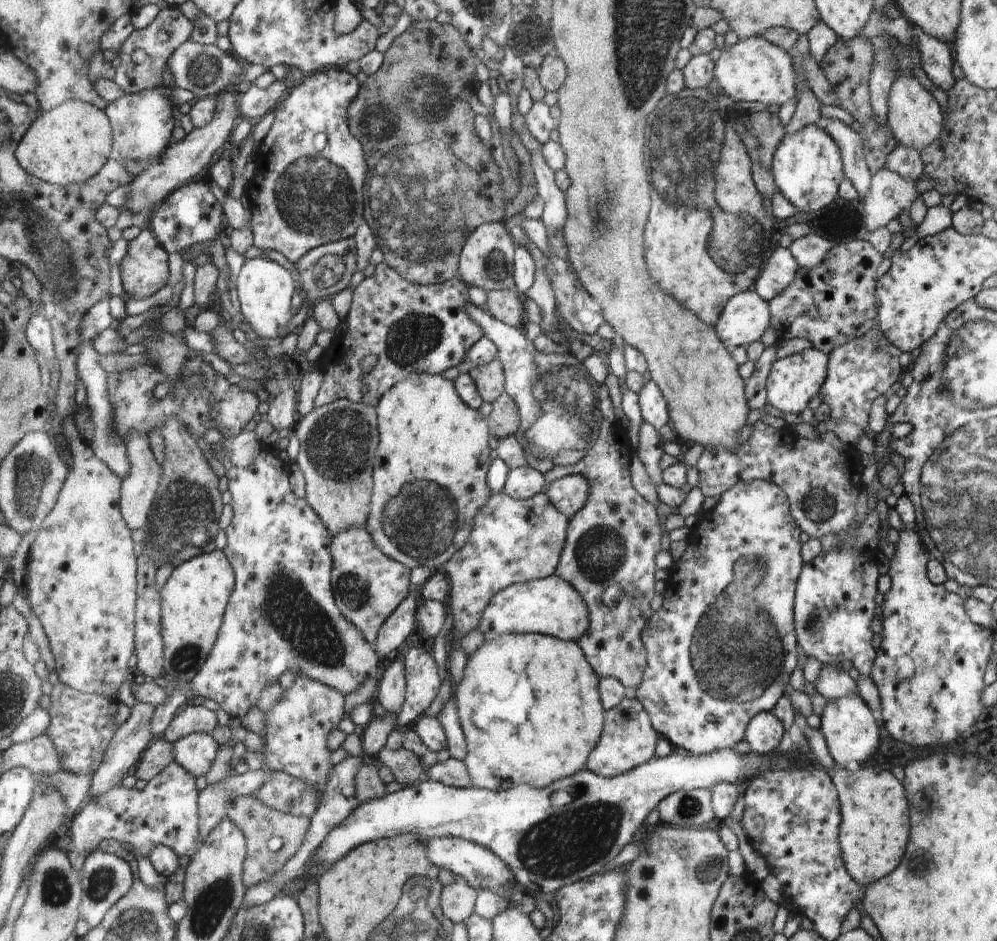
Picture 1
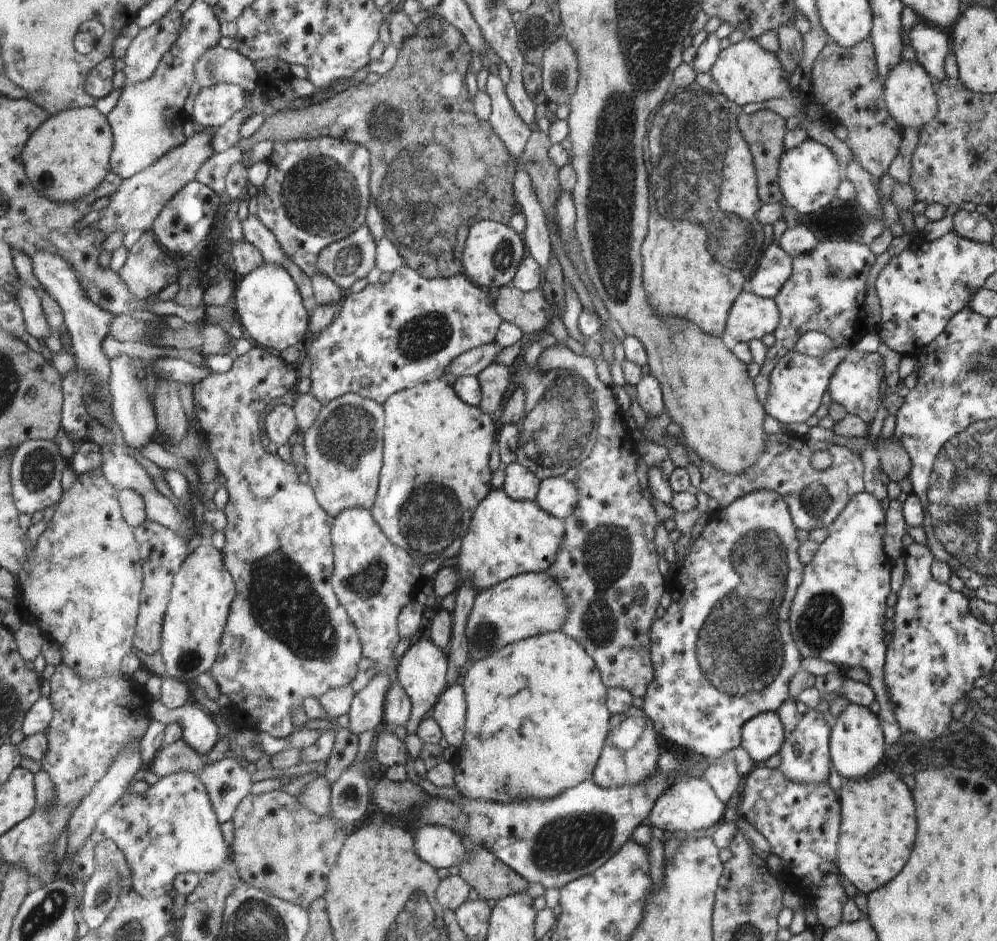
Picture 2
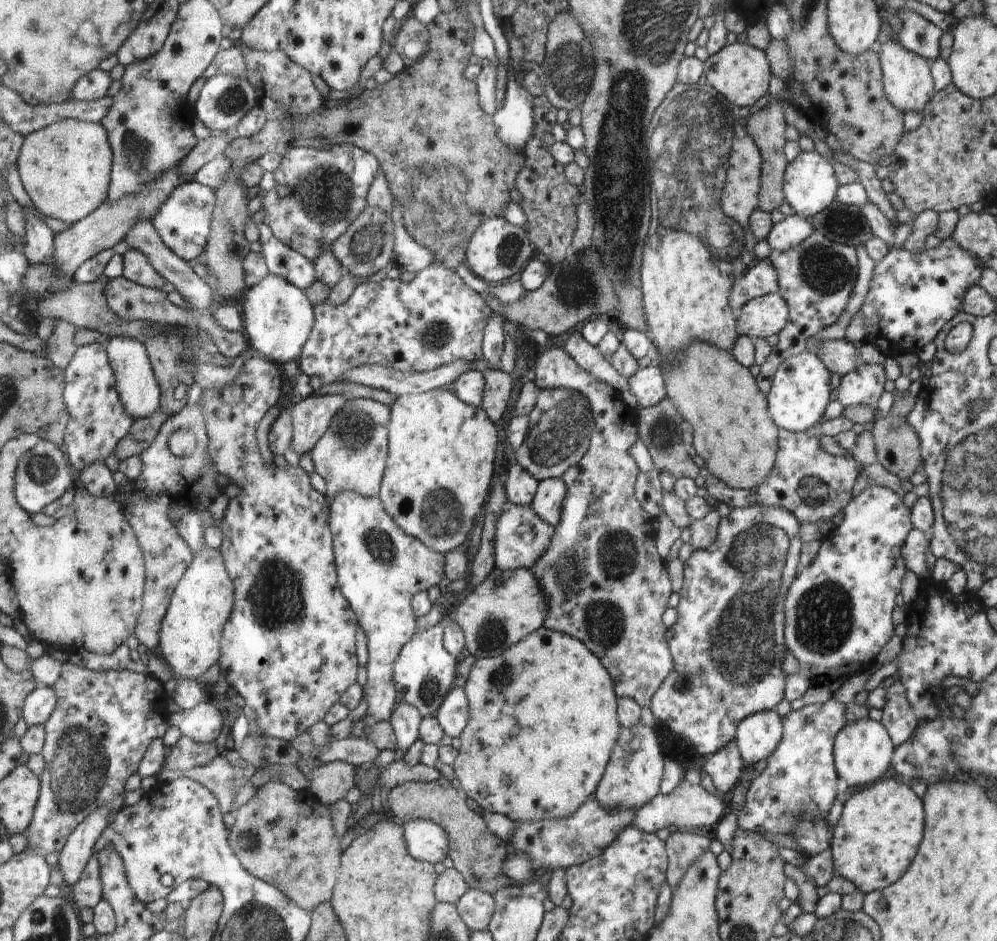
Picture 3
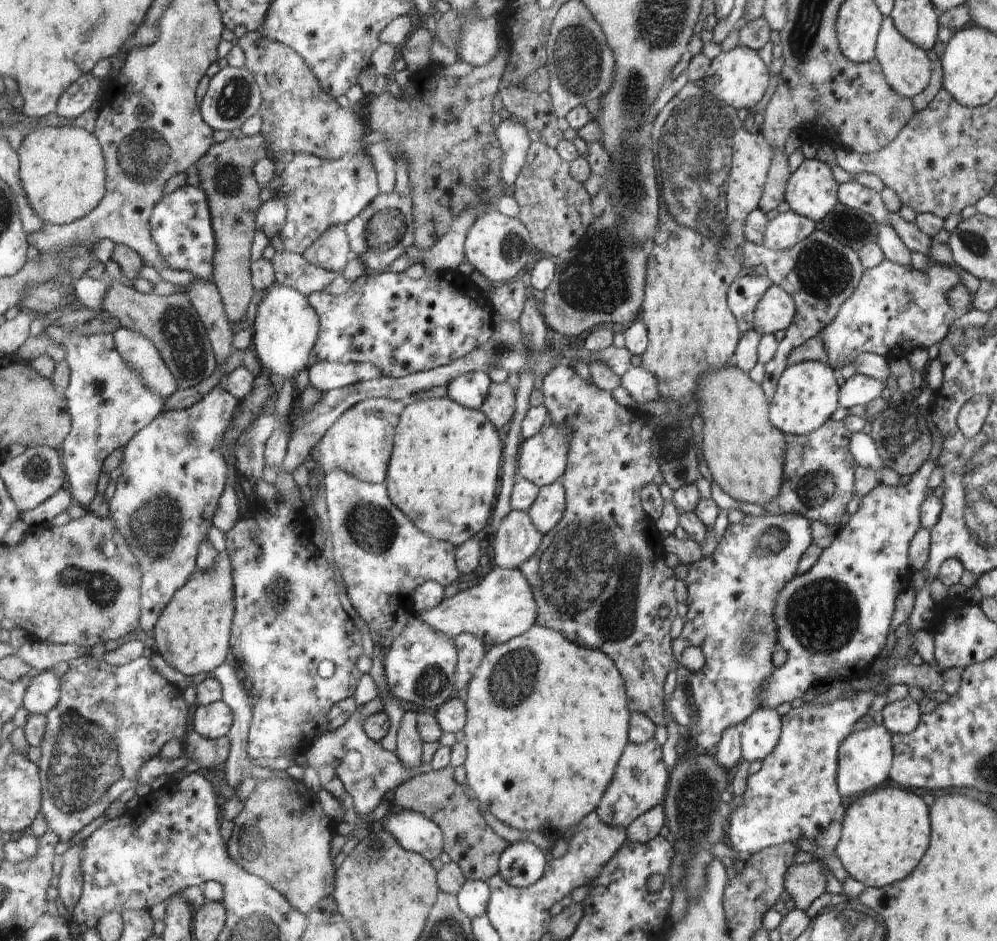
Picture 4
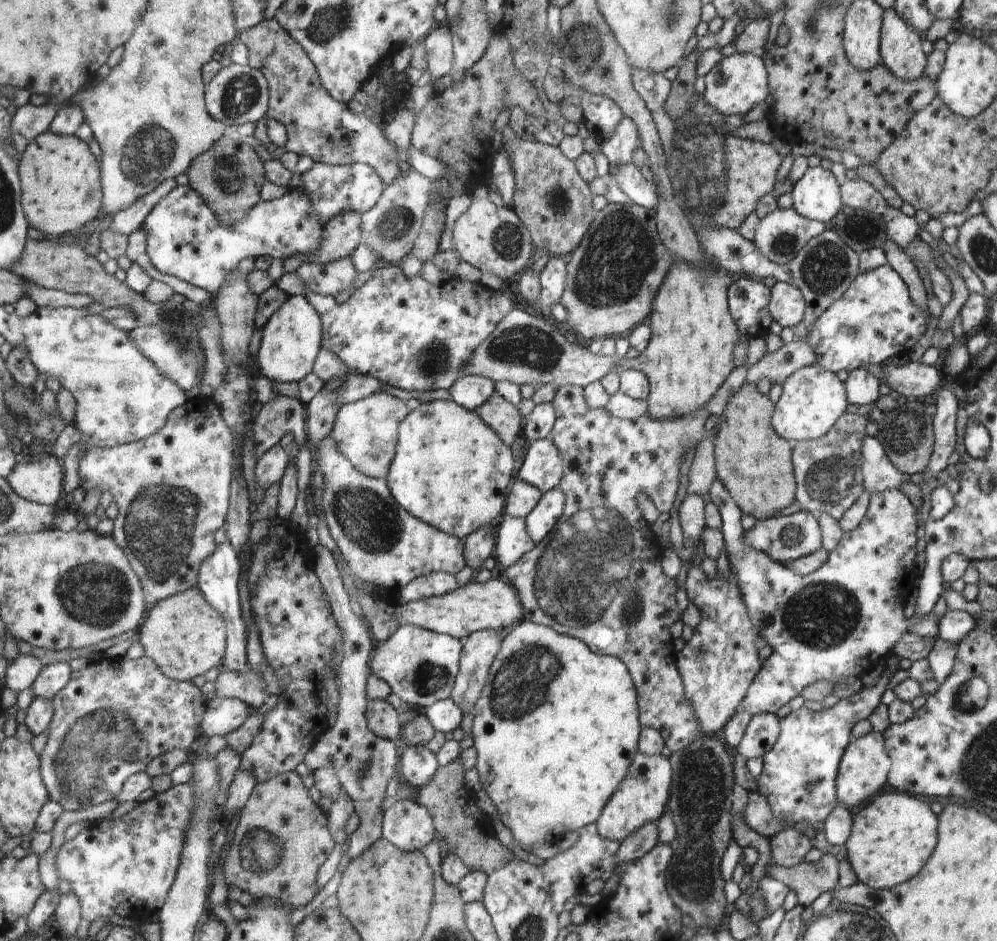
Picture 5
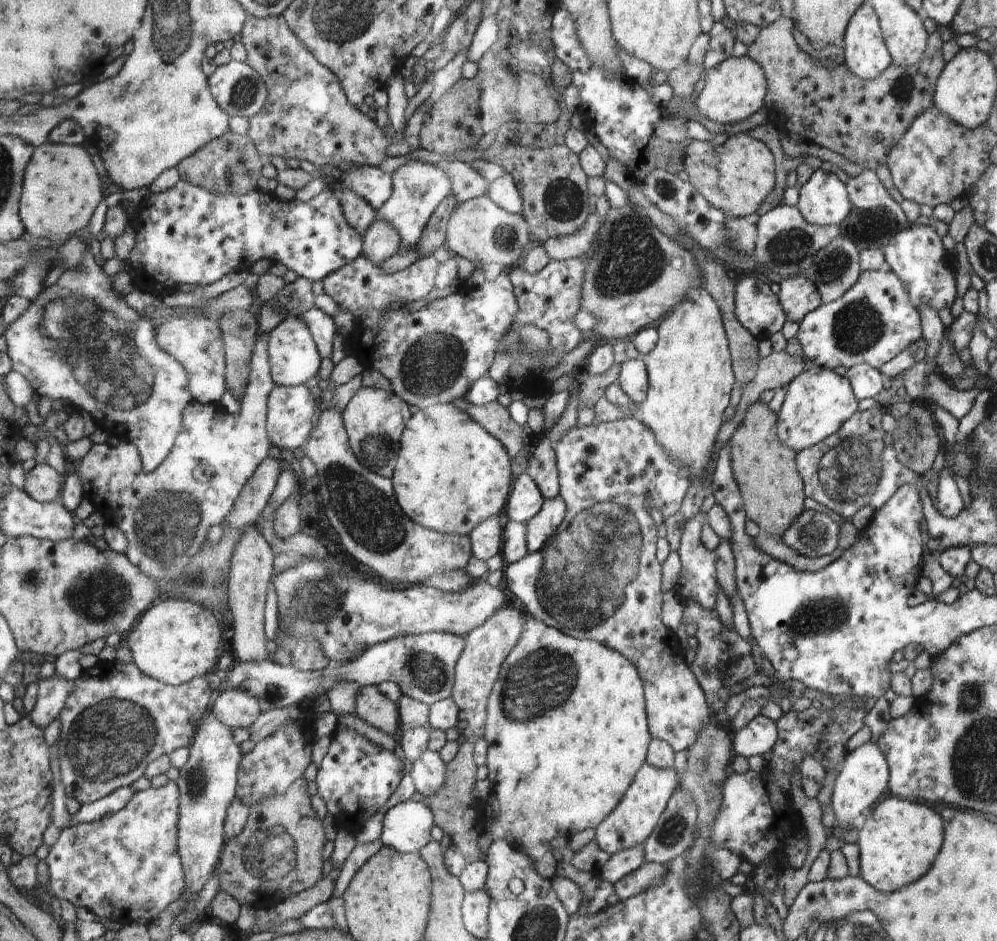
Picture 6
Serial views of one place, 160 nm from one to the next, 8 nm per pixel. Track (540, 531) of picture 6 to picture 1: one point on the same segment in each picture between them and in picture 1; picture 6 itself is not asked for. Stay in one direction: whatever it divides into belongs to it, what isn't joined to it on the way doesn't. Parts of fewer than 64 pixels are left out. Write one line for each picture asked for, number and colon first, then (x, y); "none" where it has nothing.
1: (569, 494)
2: (557, 495)
3: (548, 503)
4: (548, 510)
5: (541, 521)

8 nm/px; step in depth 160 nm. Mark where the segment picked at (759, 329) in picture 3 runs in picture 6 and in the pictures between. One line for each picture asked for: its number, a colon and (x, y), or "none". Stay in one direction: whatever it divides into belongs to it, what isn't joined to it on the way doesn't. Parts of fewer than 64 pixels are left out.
4: (776, 311)
5: (787, 307)
6: (799, 297)

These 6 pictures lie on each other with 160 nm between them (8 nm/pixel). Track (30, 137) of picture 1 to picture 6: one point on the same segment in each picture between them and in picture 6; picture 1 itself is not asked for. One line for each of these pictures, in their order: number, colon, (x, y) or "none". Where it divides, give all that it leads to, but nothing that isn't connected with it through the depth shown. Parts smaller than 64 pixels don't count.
2: (69, 156)
3: (67, 168)
4: (64, 169)
5: (63, 191)
6: (62, 190)

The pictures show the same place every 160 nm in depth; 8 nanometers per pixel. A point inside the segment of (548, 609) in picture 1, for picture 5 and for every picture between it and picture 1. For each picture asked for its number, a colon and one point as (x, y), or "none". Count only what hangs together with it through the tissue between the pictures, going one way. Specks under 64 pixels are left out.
2: (531, 604)
3: (509, 605)
4: (502, 606)
5: (495, 605)

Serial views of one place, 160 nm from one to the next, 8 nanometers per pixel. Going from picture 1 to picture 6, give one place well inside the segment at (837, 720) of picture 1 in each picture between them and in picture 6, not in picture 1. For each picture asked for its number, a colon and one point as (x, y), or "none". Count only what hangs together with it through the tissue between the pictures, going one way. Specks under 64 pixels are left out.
2: (857, 744)
3: (862, 750)
4: (865, 757)
5: (865, 763)
6: (863, 778)

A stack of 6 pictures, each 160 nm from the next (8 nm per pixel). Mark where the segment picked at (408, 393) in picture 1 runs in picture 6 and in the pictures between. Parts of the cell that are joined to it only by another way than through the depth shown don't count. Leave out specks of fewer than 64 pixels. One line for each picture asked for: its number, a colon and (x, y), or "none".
2: (436, 449)
3: (441, 463)
4: (444, 472)
5: (452, 471)
6: (453, 474)

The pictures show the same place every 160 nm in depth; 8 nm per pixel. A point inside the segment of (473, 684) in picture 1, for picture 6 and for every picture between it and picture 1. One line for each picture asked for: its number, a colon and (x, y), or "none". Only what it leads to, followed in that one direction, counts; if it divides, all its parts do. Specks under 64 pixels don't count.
2: (555, 695)
3: (543, 720)
4: (547, 720)
5: (551, 769)
6: (568, 729)

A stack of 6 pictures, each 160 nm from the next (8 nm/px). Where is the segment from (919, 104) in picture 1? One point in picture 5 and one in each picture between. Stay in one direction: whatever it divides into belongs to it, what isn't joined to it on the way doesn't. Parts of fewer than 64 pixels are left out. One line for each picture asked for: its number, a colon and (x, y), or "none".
2: (910, 99)
3: (906, 77)
4: (906, 68)
5: (901, 50)

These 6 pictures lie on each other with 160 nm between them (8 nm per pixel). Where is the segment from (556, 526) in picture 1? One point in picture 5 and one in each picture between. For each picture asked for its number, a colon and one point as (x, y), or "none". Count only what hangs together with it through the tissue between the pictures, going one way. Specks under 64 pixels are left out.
2: (506, 538)
3: (521, 538)
4: (517, 539)
5: (512, 541)

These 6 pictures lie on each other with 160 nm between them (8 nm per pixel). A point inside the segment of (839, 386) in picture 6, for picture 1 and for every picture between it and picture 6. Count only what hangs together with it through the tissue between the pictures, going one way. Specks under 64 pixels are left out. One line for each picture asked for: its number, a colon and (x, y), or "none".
1: (793, 380)
2: (798, 382)
3: (799, 392)
4: (807, 394)
5: (813, 399)

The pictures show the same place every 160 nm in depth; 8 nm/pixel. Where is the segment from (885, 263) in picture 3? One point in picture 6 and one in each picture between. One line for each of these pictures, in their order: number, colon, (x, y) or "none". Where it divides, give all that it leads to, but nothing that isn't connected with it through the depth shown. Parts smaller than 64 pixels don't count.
4: (896, 309)
5: (876, 319)
6: (875, 321)

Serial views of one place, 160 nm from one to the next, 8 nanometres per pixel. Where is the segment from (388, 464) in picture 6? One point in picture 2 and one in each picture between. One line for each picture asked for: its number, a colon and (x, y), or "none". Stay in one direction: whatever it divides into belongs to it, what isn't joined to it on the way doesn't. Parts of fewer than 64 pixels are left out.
2: (344, 447)
3: (351, 455)
4: (361, 441)
5: (365, 431)

